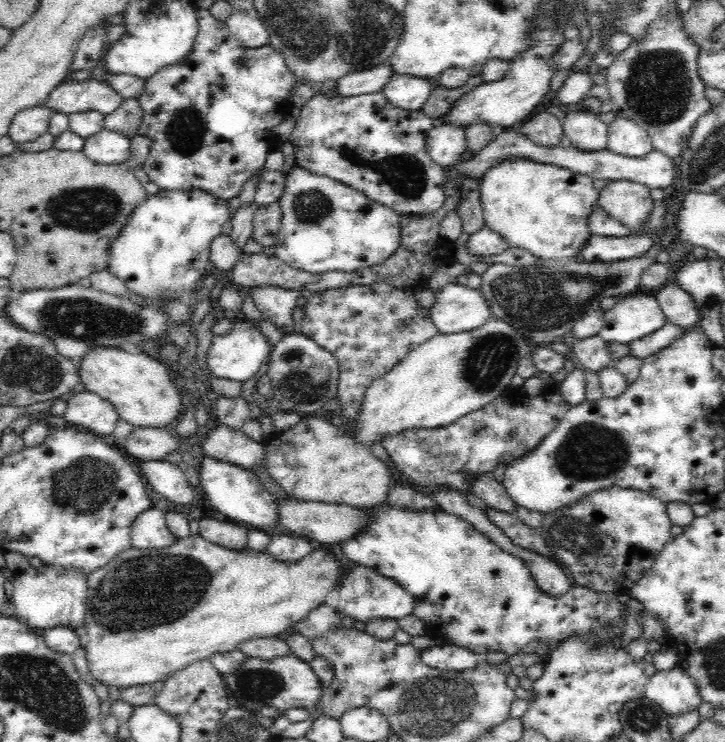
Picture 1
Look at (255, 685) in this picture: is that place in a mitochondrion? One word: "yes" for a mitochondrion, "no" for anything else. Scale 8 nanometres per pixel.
yes

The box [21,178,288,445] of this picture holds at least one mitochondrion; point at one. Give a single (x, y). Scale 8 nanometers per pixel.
(81, 320)

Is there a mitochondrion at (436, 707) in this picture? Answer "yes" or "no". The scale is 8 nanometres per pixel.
yes

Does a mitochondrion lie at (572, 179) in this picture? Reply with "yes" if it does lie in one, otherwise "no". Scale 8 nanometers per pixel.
no

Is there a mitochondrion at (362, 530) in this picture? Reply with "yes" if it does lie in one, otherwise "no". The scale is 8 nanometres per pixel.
no

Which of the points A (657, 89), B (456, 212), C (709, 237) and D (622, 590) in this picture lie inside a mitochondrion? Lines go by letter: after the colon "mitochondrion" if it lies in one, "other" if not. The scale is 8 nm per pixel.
A: mitochondrion
B: other
C: other
D: other

